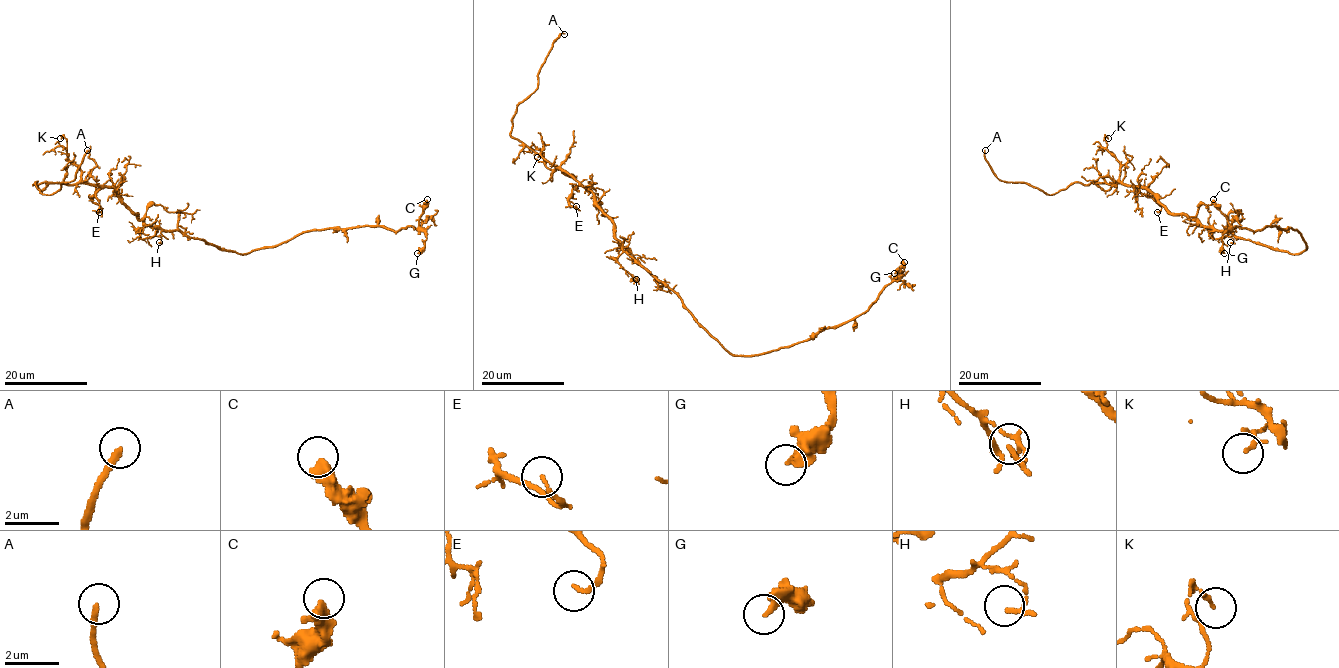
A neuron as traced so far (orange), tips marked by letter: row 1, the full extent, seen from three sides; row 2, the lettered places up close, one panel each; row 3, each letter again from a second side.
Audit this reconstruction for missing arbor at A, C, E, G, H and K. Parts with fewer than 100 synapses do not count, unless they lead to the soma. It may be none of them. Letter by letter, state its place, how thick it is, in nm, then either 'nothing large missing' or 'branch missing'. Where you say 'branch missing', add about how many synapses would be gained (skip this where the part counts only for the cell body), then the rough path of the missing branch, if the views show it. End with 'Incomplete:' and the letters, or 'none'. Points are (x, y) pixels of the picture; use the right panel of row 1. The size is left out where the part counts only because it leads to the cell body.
A: place (985, 150); calibre 240 nm; branch missing; course (985, 150), (988, 84), (982, 72)
C: place (1213, 199); calibre 460 nm; nothing large missing
E: place (1157, 212); calibre 150 nm; nothing large missing
G: place (1224, 253); calibre 360 nm; nothing large missing
H: place (1230, 242); calibre 100 nm; nothing large missing
K: place (1108, 138); calibre 110 nm; nothing large missing
Incomplete: A

